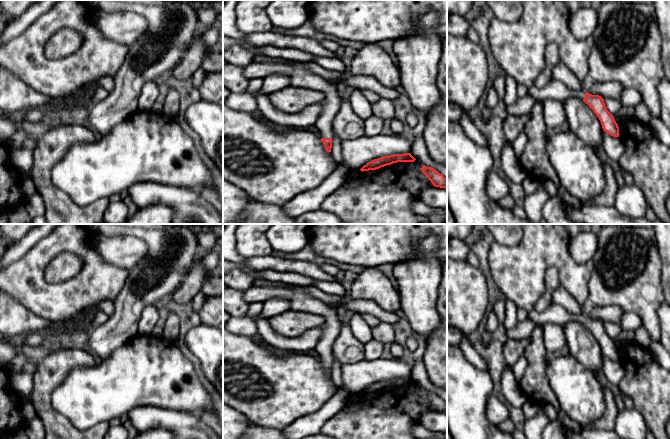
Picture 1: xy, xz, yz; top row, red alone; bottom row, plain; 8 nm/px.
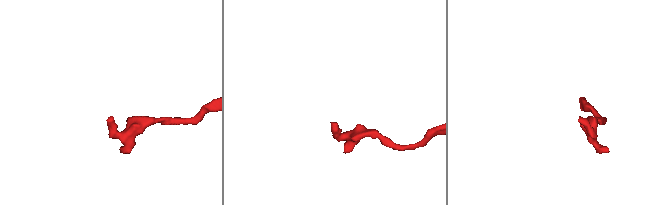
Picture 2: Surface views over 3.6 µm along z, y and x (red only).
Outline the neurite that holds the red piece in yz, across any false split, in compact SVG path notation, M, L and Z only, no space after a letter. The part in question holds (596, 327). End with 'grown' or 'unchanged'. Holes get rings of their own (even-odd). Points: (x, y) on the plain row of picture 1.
M553 303L544 311L539 312L535 309L528 312L528 319L536 325L544 325L548 322L563 325L575 321L582 323L593 334L599 342L603 354L613 361L619 361L619 351L614 340L607 334L604 323L599 319L592 319L585 314L576 315L567 311L559 304Z; grown

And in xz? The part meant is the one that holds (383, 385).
M404 377L404 378L393 378L389 380L383 380L377 383L374 383L364 389L360 394L369 395L369 394L376 394L381 391L391 389L397 386L414 386L416 383L411 379L411 377Z; unchanged

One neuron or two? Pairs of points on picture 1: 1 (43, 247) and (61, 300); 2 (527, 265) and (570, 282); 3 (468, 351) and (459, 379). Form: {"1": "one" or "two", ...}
{"1": "one", "2": "one", "3": "two"}

